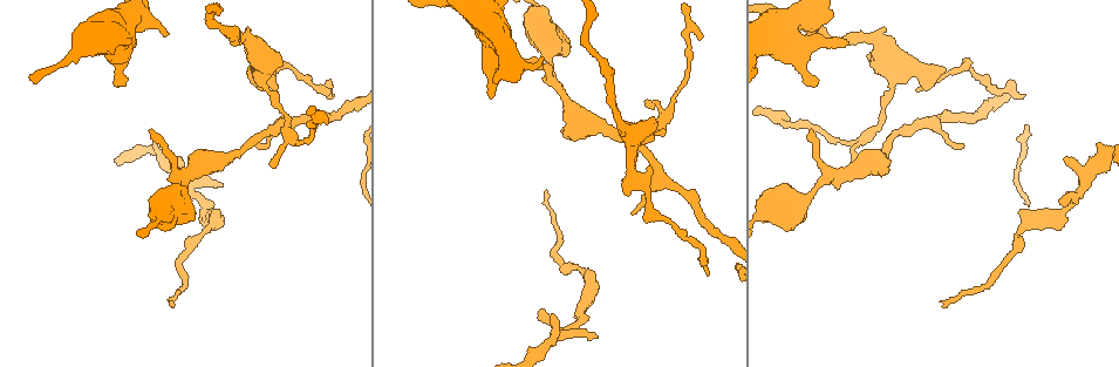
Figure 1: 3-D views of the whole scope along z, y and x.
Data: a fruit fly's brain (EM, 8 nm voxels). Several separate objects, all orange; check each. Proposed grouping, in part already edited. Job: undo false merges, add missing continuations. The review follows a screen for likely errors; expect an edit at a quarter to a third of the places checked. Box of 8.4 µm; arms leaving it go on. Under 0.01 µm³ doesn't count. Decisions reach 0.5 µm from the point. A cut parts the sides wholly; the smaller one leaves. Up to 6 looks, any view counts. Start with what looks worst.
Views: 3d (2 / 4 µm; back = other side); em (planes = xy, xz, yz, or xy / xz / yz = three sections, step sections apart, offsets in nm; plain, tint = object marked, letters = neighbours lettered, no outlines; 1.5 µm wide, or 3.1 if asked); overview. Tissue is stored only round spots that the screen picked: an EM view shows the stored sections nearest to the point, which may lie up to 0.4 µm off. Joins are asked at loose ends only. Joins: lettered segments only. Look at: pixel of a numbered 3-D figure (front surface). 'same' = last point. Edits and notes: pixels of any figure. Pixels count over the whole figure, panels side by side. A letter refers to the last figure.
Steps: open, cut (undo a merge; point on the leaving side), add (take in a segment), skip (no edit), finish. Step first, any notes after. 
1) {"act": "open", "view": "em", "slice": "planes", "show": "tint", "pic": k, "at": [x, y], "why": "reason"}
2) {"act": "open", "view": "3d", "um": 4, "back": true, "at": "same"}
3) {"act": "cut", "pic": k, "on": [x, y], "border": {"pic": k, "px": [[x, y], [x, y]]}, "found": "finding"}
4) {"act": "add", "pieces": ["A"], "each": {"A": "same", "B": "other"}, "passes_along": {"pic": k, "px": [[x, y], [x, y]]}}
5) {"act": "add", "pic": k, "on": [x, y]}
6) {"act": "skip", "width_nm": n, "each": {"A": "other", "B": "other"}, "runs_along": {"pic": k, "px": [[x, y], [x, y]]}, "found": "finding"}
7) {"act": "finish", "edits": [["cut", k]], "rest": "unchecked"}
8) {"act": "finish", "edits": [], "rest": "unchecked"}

{"act": "open", "view": "em", "slice": "xy", "step": 4, "show": "tint", "pic": 1, "at": [1065, 162], "why": "free end"}

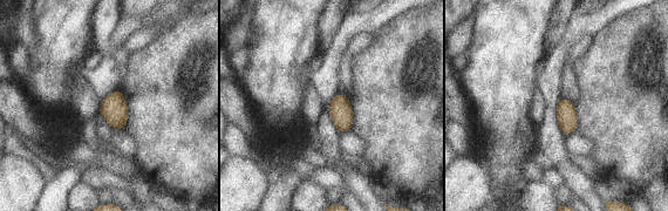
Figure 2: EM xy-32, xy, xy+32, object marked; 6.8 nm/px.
{"act": "open", "view": "em", "slice": "xy", "step": 4, "show": "letters", "at": "same"}

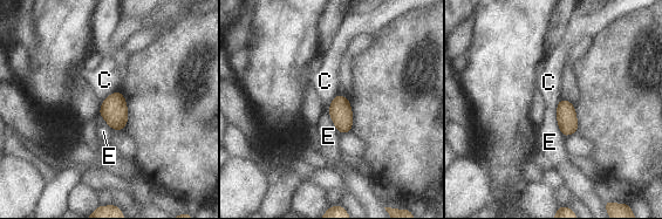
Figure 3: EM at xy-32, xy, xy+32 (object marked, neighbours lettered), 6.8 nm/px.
{"act": "skip", "each": {"C": "other", "E": "other"}, "border": {"pic": 3, "px": [[338, 93], [327, 110]]}, "found": "no lettered segment goes on from it"}

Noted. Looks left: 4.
{"act": "open", "view": "em", "slice": "planes", "show": "letters", "pic": 1, "at": [815, 85], "why": "branch stops here"}

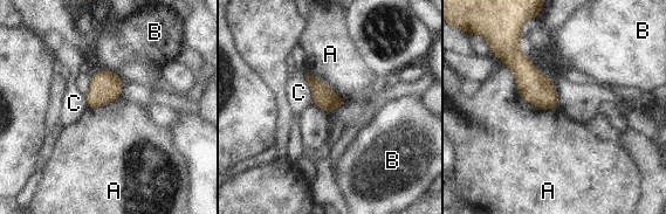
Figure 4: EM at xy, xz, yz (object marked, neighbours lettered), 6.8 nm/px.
{"act": "skip", "each": {"A": "other", "B": "other", "C": "other"}, "found": "no lettered segment goes on from it"}

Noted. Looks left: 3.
{"act": "open", "view": "3d", "um": 2, "pic": 1, "at": [173, 302], "why": "branch stops here"}

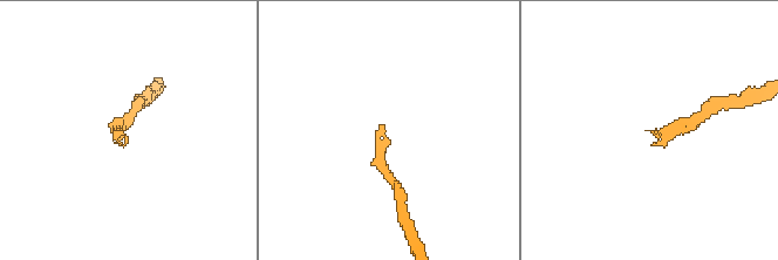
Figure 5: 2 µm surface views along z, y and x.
{"act": "open", "view": "em", "slice": "planes", "show": "letters", "pic": 5, "at": [384, 127]}

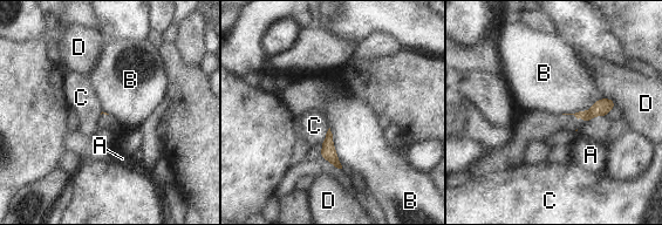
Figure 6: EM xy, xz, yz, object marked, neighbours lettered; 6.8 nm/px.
{"act": "skip", "each": {"A": "other", "B": "other", "C": "other", "D": "other"}, "found": "no lettered segment goes on from it"}

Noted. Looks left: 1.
{"act": "finish", "edits": [], "rest": "unchecked"}

